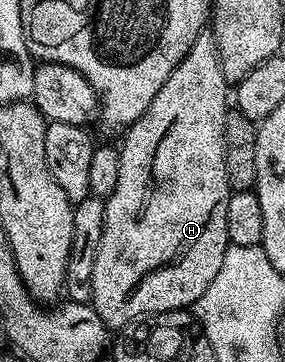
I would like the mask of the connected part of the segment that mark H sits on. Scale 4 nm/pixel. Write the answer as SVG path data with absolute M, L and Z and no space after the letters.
M211 29L198 32L198 40L190 44L190 52L182 56L178 68L170 72L170 80L158 88L158 96L150 100L150 108L142 112L136 122L127 127L128 135L124 143L119 143L120 163L118 164L118 184L114 184L114 192L104 199L104 223L102 224L102 240L98 244L98 256L94 260L94 276L92 277L91 306L109 328L123 328L145 316L165 314L171 310L188 310L210 288L210 280L218 276L218 268L222 268L222 256L226 256L230 245L226 232L226 204L234 193L226 176L226 116L230 109L230 84L222 72L222 60L218 56L218 44Z

